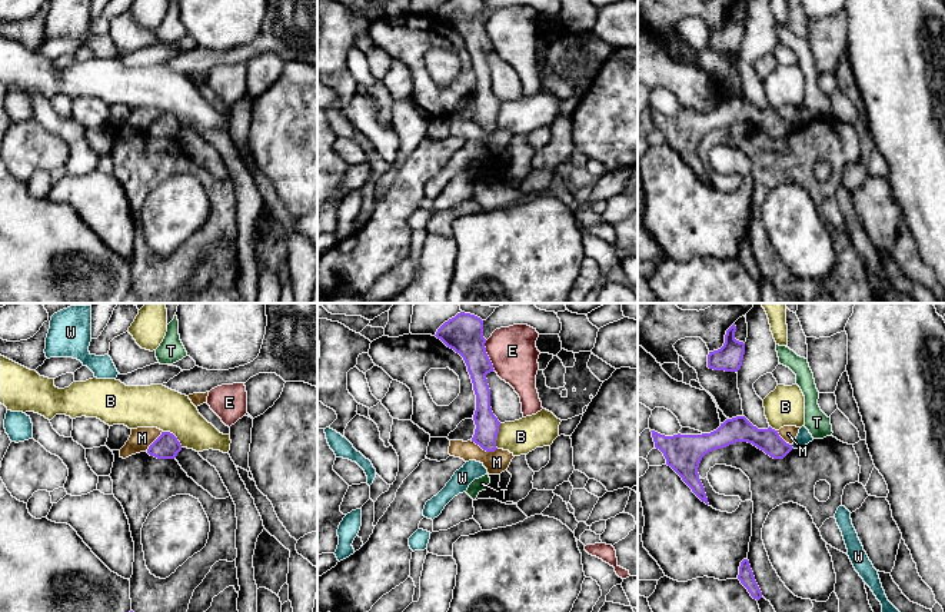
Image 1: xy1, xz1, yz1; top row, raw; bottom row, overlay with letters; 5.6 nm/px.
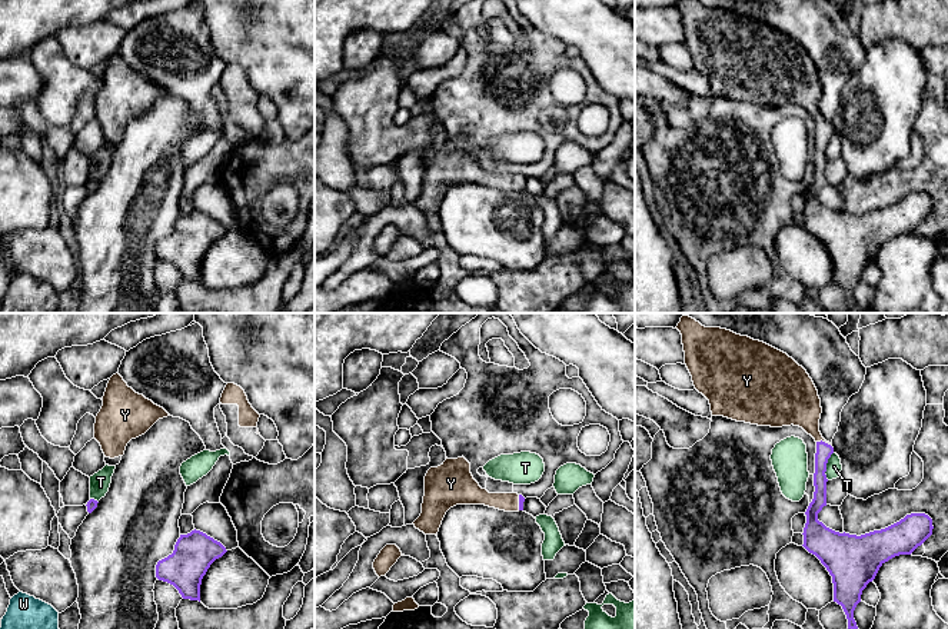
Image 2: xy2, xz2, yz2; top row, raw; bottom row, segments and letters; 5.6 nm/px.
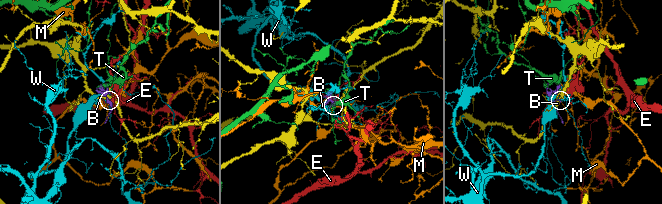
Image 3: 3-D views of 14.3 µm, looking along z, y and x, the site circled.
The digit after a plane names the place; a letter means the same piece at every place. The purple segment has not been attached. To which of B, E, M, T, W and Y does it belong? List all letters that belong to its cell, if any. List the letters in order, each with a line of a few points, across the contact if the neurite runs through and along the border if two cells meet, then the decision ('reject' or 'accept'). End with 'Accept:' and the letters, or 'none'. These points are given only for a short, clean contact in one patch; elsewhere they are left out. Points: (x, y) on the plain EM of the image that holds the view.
B: line xz1 (501, 103), (496, 127); reject
E: line xz1 (485, 20), (485, 32), (495, 49); reject
M: line xz1 (471, 120), (486, 130), (496, 129); reject
T: reject
W: line yz1 (791, 125), (794, 127); reject
Y: line yz2 (824, 130), (824, 122), (814, 112), (800, 85); accept
Accept: Y

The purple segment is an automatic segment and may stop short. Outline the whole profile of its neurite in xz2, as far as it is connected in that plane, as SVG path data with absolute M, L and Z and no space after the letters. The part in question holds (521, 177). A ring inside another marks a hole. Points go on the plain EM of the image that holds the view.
M462 136L430 147L425 156L422 193L413 202L425 214L438 214L446 192L456 184L485 184L505 192L523 190L525 177L518 173L489 173L470 153Z

